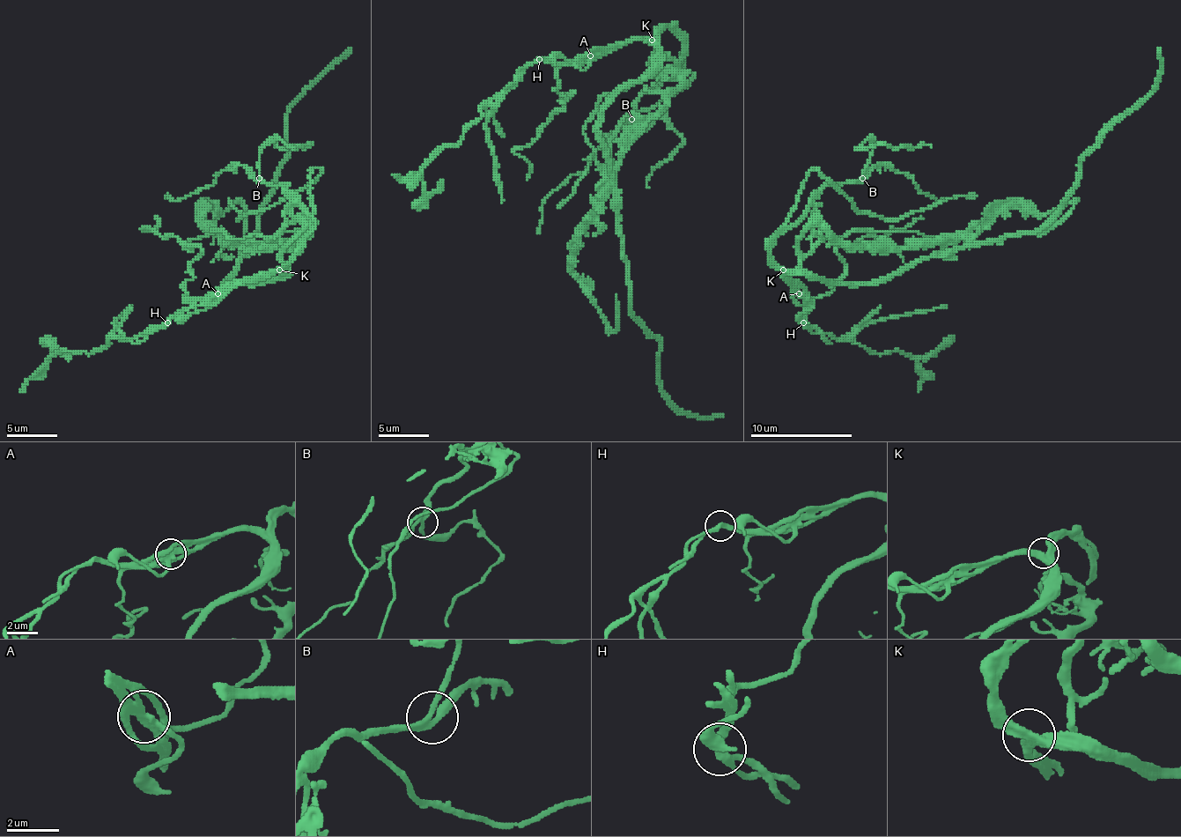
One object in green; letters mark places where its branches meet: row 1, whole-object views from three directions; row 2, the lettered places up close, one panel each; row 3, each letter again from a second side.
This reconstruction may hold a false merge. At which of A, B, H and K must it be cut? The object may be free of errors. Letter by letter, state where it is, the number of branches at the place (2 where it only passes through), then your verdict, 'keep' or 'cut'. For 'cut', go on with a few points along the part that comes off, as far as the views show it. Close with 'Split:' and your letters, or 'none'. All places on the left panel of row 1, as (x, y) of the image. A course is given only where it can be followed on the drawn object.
A: place (217, 293); branches 4; keep
B: place (259, 178); branches 3; keep
H: place (167, 322); branches 3; keep
K: place (279, 270); branches 3; keep
Split: none

